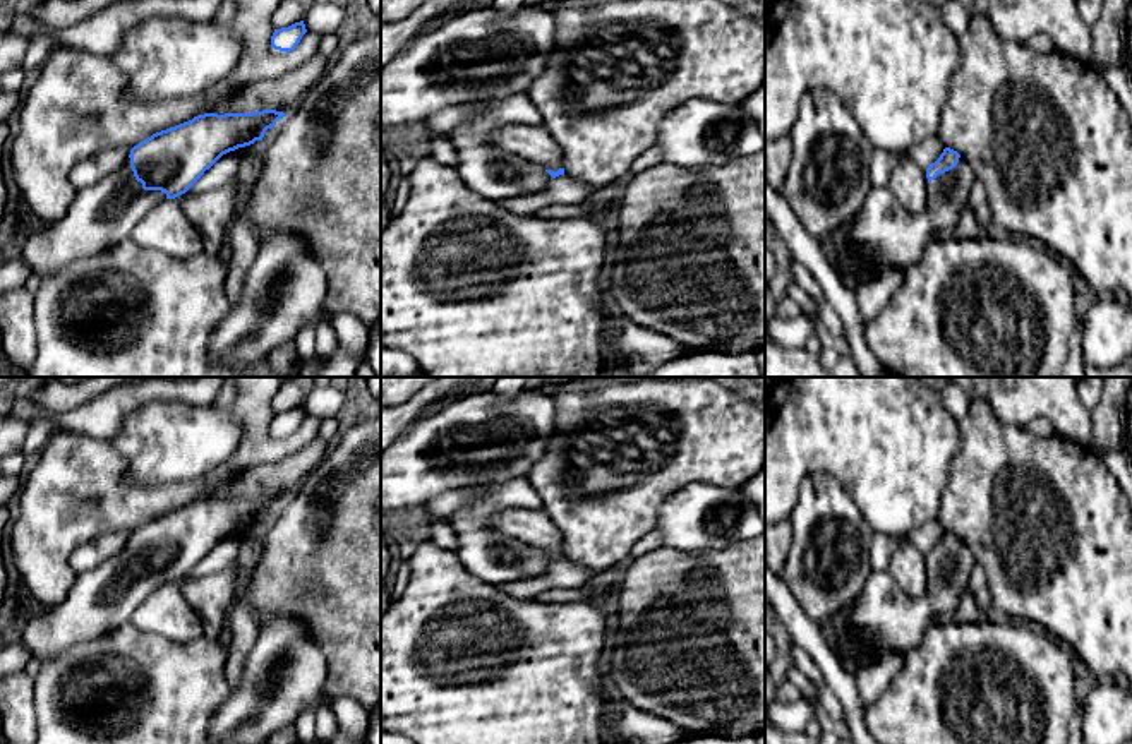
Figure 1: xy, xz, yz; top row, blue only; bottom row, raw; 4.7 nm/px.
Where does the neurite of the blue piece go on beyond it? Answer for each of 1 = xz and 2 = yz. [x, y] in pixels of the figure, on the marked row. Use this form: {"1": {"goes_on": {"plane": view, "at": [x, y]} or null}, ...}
{"1": {"goes_on": {"plane": "xz", "at": [494, 174]}}, "2": {"goes_on": {"plane": "yz", "at": [884, 232]}}}

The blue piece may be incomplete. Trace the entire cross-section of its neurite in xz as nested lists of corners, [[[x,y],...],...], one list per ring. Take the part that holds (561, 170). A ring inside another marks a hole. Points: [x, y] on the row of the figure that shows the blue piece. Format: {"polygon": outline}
{"polygon": [[[527,94],[480,101],[480,110],[451,130],[456,149],[456,171],[461,182],[491,201],[532,195],[547,189],[552,178],[564,175],[544,170],[491,142],[503,125],[542,125],[542,115]]]}

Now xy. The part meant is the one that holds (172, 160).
{"polygon": [[[283,111],[204,113],[189,122],[156,132],[130,149],[123,166],[113,175],[77,190],[67,214],[33,230],[22,257],[39,278],[58,273],[74,259],[89,257],[130,238],[144,214],[165,199],[185,194],[223,154],[262,141]]]}

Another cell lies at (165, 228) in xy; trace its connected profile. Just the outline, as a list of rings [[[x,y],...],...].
[[[165,199],[151,207],[134,228],[130,238],[178,261],[204,252],[201,233],[175,199]]]

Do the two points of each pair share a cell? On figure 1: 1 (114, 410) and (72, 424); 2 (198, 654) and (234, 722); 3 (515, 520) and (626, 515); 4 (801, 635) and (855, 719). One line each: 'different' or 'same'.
1: same
2: different
3: different
4: same

